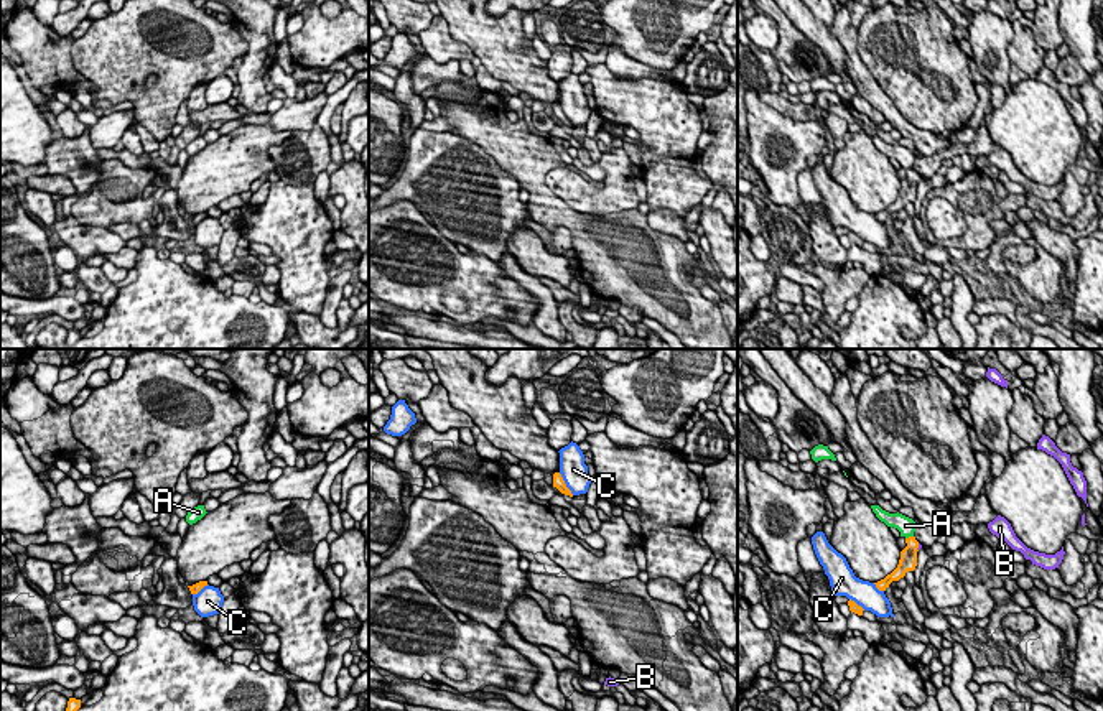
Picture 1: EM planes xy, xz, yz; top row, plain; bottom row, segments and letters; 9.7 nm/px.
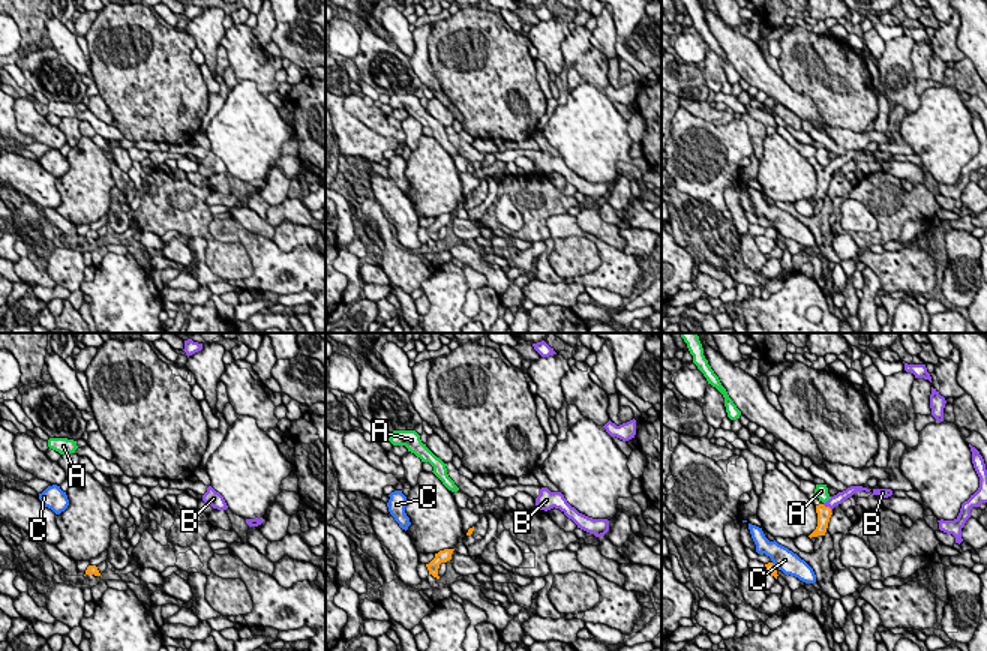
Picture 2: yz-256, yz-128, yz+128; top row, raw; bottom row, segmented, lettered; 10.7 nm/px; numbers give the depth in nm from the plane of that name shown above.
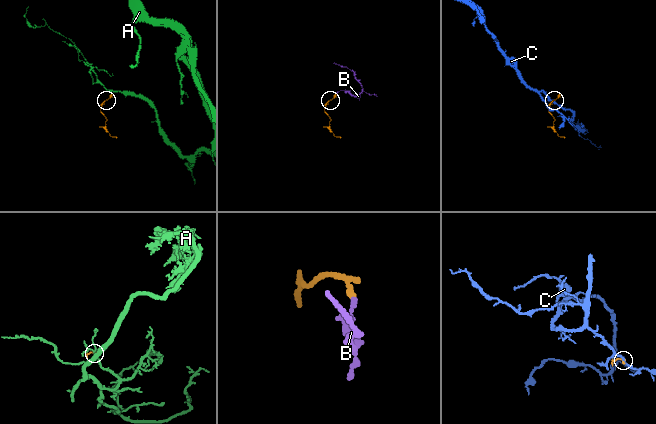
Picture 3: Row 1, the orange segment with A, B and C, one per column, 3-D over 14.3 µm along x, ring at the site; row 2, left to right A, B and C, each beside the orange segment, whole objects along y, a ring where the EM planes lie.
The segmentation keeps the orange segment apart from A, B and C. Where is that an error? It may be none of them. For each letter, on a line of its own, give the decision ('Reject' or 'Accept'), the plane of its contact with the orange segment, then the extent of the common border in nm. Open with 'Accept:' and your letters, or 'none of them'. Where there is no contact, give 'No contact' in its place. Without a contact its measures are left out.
Accept: B
A: Reject. Touches orange in yz. Shared border 90 nm
B: Accept. Touches orange in yz. Shared border 80 nm
C: Reject. Touches orange in xz. Shared border 260 nm

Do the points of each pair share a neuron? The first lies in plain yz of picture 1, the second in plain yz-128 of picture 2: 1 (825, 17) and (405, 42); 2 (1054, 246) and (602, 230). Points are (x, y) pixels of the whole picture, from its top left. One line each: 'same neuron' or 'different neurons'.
1: same neuron
2: same neuron

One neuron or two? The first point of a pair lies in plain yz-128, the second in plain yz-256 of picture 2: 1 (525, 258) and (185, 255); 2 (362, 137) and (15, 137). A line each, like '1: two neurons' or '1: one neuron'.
1: one neuron
2: one neuron

